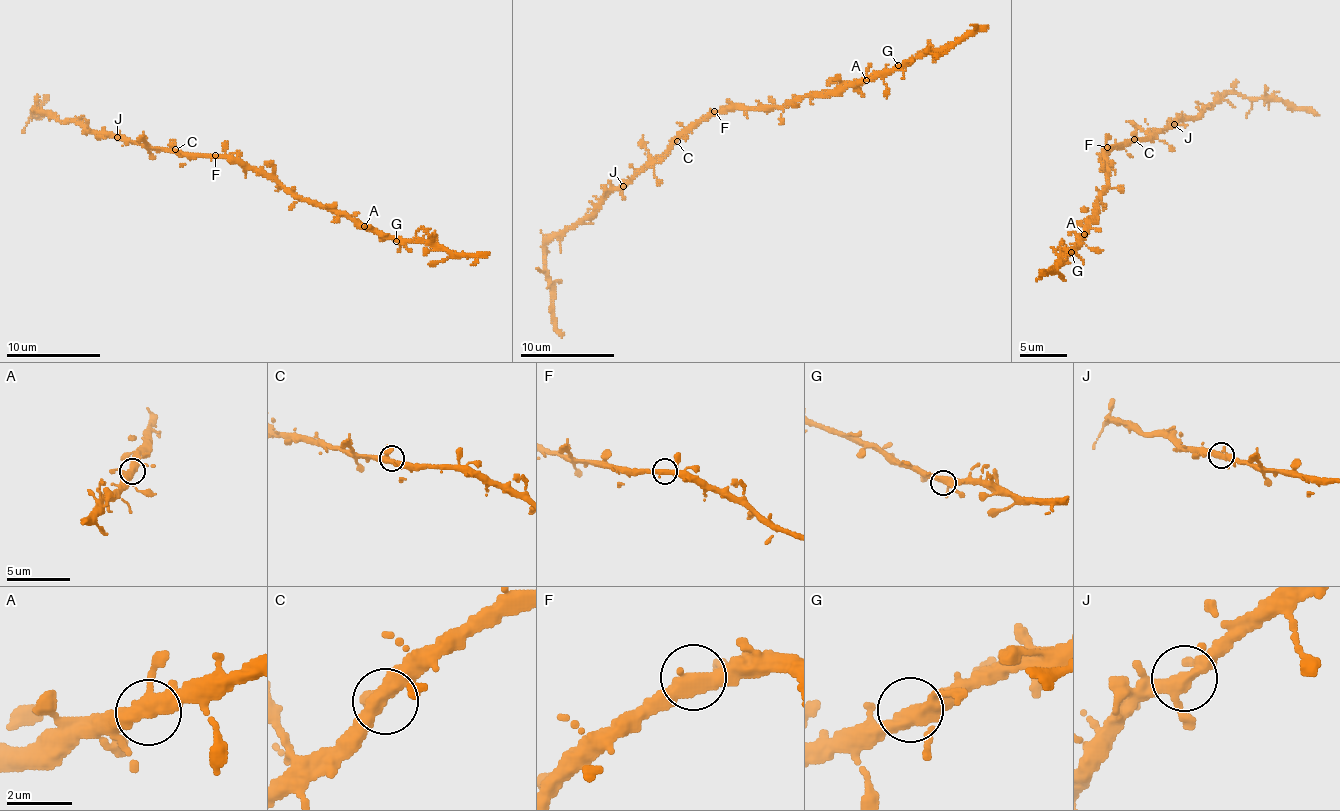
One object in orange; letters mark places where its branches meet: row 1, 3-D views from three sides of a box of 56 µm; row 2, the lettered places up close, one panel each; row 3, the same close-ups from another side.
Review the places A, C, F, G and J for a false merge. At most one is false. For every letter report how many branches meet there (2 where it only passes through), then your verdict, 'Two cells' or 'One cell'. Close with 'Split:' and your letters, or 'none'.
A: Branches: 3. One cell
C: Branches: 3. One cell
F: Branches: 3. One cell
G: Branches: 4. One cell
J: Branches: 3. One cell
Split: none

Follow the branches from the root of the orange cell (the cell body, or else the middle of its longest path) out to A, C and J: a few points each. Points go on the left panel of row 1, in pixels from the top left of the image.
A: (215, 157), (232, 157), (255, 169), (262, 169), (297, 196), (330, 206), (364, 226)
C: (215, 157), (180, 155), (175, 149)
J: (215, 157), (178, 155), (117, 137)

